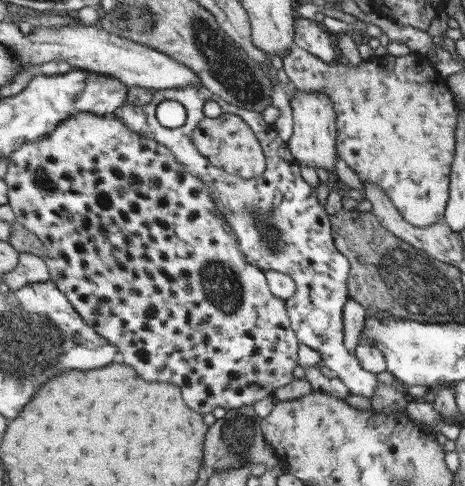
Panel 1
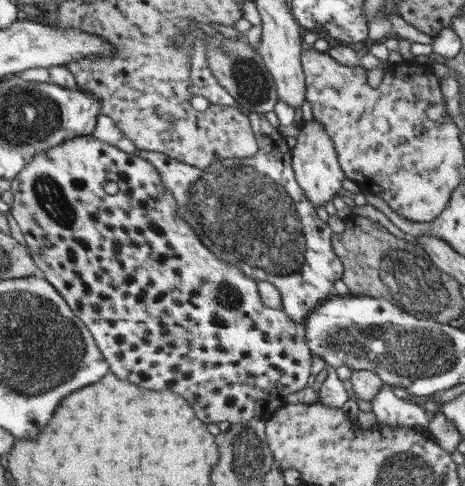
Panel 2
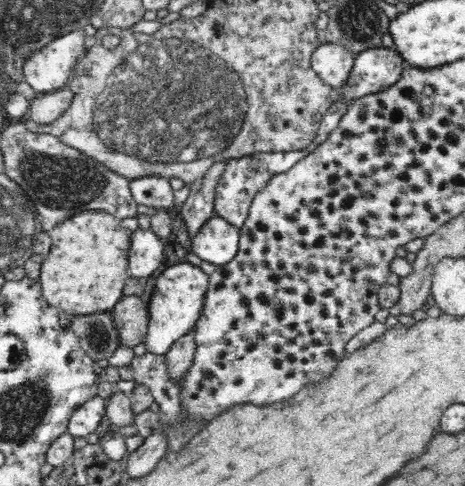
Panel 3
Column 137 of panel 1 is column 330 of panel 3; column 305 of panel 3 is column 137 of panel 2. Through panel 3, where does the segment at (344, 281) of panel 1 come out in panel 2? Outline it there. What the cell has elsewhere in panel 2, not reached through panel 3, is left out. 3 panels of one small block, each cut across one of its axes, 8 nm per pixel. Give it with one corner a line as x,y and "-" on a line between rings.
251,110
247,114
253,122
257,142
261,144
261,150
257,152
257,156
253,156
253,158
219,158
207,170
189,166
187,162
171,158
169,154
137,148
133,144
133,140
125,138
125,134
117,128
117,124
109,116
99,118
93,138
101,140
109,146
125,150
133,158
145,158
147,162
153,162
157,172
161,172
165,186
171,190
171,194
179,202
179,208
177,208
179,216
193,226
193,230
199,234
199,240
209,250
213,250
213,254
217,254
217,258
221,258
223,262
229,262
229,266
239,266
255,282
275,284
279,288
279,292
283,294
283,304
285,304
283,310
291,318
295,318
299,322
299,326
303,326
301,322
305,322
307,316
319,304
323,304
325,300
335,296
333,286
337,280
345,278
345,262
337,254
337,248
333,248
333,230
329,228
329,224
325,224
319,218
317,206
307,198
305,190
297,182
297,172
293,170
293,152
295,150
289,148
289,140
275,126
271,126
271,122
265,118
267,112

